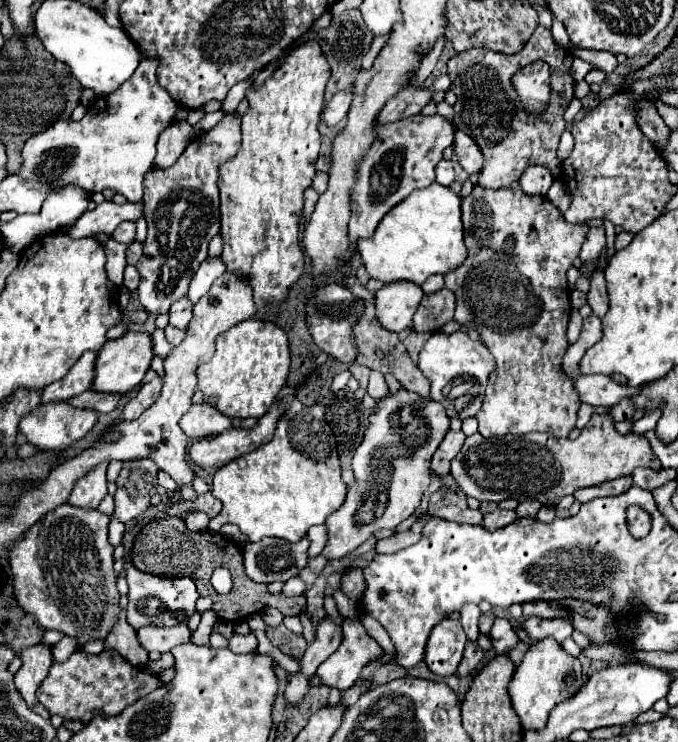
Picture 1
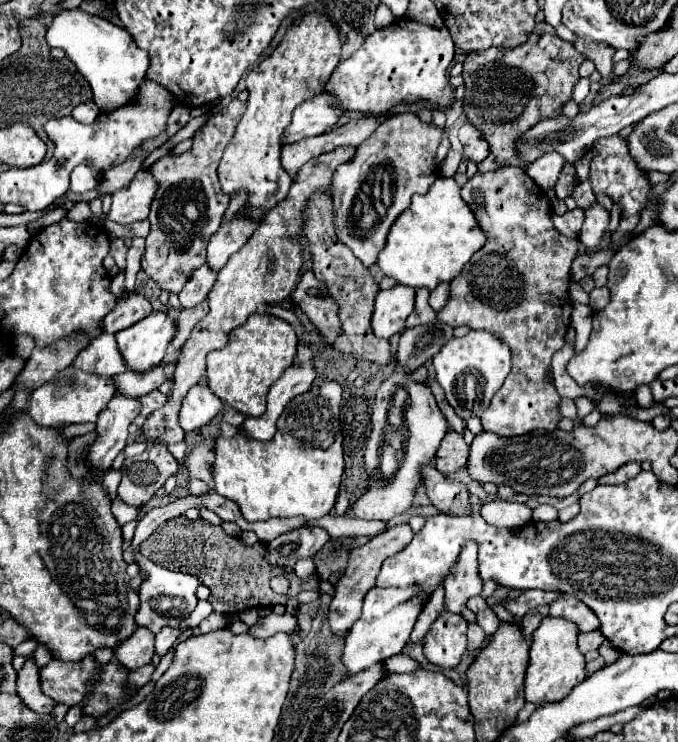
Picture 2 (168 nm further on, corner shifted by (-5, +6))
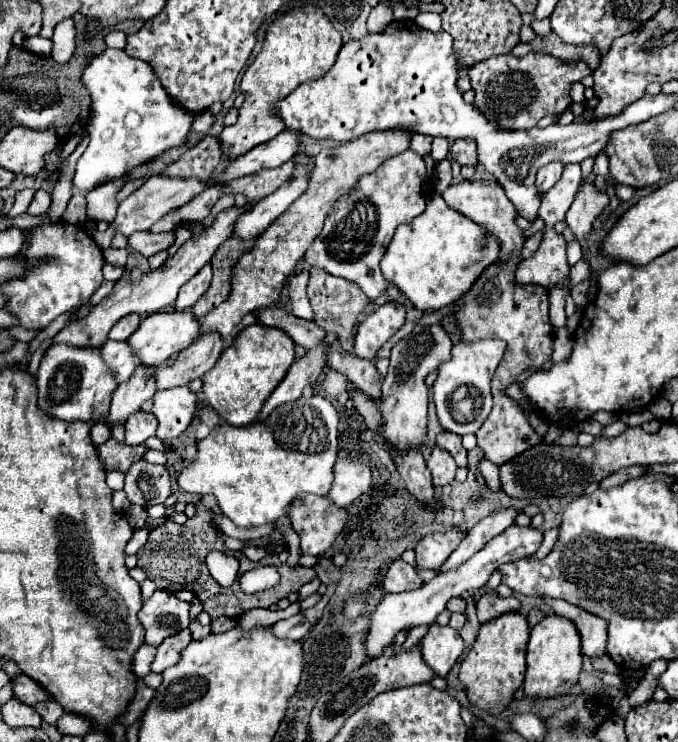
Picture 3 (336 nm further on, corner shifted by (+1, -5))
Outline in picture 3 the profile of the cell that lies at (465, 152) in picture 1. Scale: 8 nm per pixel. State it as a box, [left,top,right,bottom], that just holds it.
[450,139,476,165]

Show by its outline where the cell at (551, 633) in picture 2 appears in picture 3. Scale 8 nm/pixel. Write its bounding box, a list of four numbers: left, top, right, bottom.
[524,615,582,697]

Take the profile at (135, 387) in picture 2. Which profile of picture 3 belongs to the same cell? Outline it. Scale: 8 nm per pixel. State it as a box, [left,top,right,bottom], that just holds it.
[156,331,222,389]

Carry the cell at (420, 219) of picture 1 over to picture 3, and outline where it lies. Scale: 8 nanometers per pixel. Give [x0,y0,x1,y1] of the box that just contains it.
[382,193,500,311]

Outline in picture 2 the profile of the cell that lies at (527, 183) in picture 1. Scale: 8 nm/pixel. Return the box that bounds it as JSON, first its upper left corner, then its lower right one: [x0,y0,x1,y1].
[526,152,564,190]

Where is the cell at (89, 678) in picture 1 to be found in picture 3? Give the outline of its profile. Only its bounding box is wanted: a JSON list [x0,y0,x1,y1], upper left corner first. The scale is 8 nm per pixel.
[10,675,50,705]

